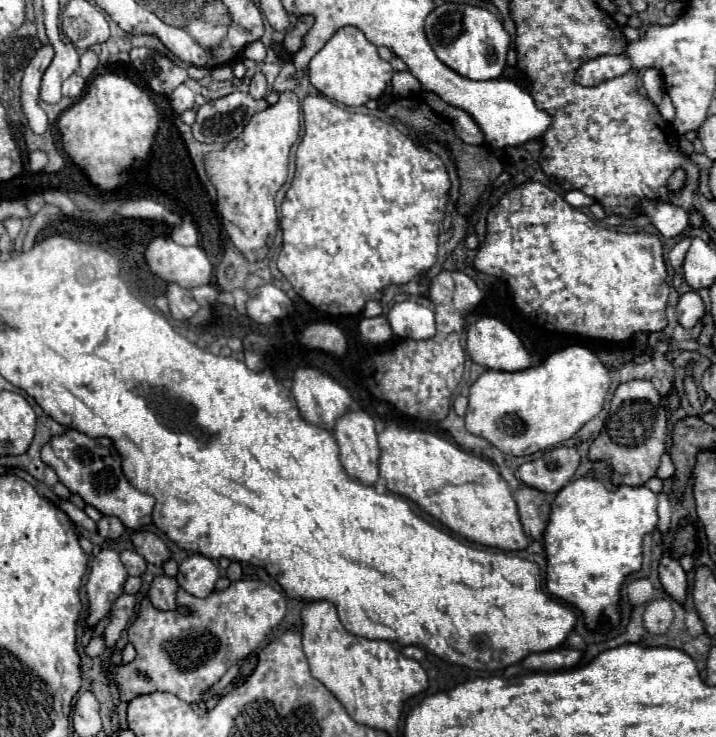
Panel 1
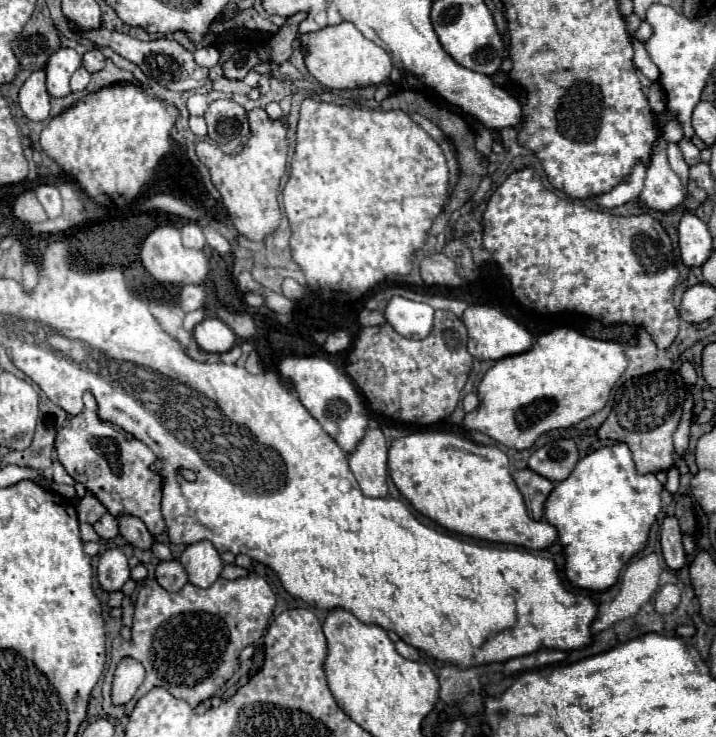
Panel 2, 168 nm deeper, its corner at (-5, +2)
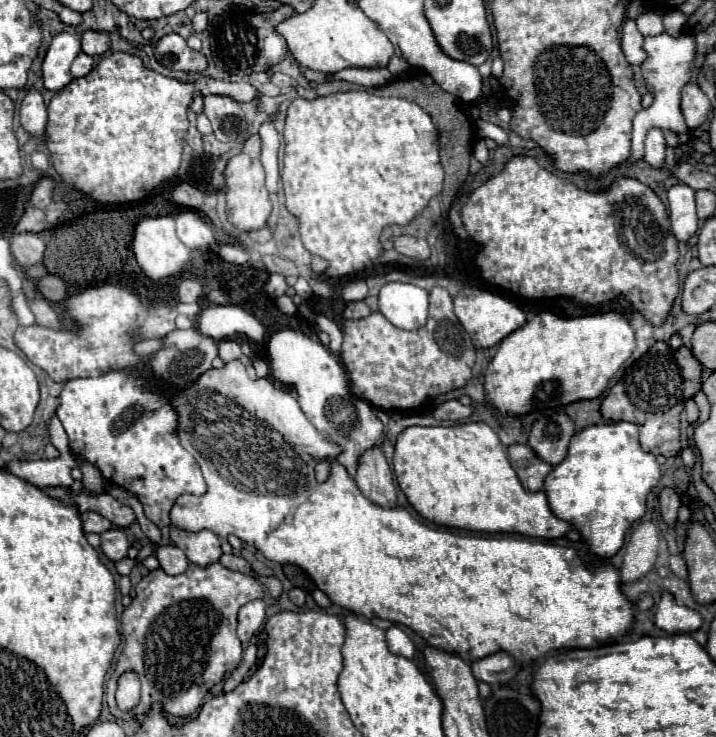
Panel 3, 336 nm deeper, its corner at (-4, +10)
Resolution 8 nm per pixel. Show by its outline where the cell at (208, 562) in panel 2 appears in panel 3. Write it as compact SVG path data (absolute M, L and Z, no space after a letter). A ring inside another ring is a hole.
M171 526L171 540L185 552L187 560L195 566L211 566L221 558L221 542L211 530L187 532Z

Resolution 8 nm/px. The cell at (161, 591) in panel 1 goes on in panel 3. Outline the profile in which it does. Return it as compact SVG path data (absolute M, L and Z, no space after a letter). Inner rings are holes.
M175 544L159 546L155 556L159 560L159 568L169 576L177 576L177 574L185 572L187 566L189 566L189 560L185 558L185 552L181 548L177 548Z

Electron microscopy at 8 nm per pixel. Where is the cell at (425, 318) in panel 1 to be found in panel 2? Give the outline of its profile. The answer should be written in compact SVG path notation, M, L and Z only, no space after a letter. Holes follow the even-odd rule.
M392 296L384 310L384 318L402 336L426 338L432 330L434 310L424 302L414 302L402 296Z

